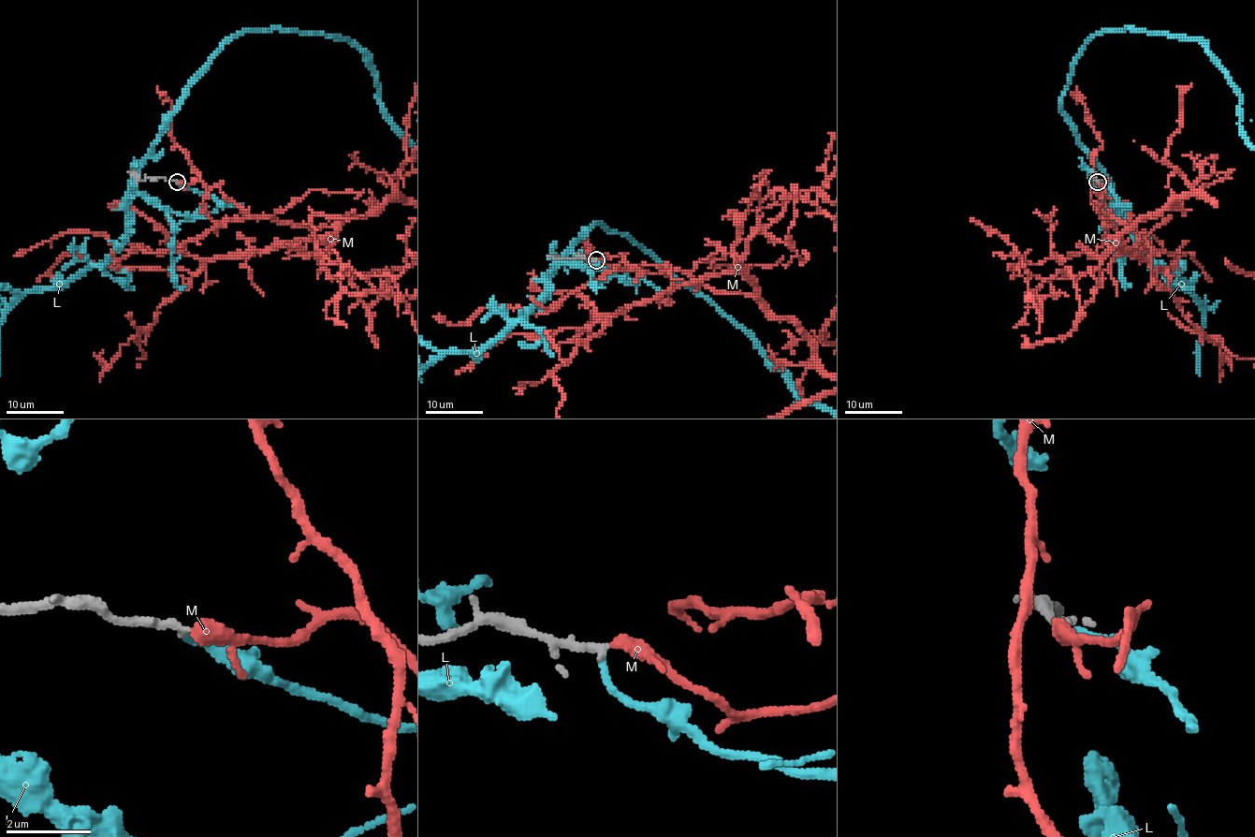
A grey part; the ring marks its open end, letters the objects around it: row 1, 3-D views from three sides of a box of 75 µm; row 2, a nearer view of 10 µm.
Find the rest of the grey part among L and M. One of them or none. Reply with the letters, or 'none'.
M

